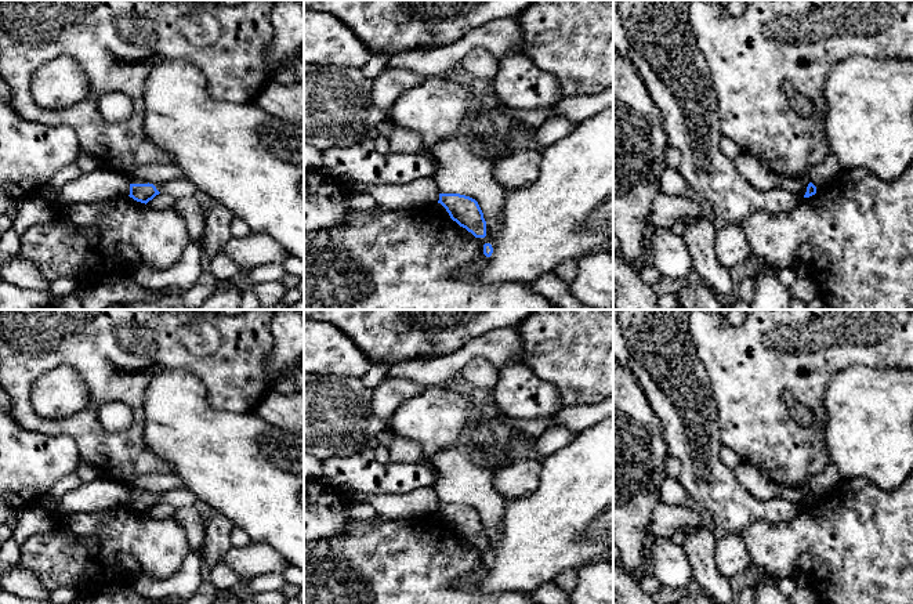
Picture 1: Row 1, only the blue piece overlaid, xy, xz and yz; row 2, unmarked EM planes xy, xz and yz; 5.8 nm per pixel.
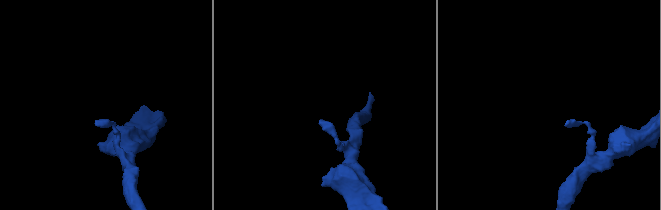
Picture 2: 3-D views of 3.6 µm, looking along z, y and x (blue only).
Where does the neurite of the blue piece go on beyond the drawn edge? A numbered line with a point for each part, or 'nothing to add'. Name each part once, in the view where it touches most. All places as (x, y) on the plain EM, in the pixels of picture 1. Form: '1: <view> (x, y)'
nothing to add

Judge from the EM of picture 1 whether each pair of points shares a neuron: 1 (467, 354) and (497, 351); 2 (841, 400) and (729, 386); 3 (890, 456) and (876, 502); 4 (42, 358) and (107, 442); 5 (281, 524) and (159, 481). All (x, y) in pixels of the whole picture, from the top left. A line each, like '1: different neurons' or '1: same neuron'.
1: same neuron
2: different neurons
3: different neurons
4: same neuron
5: different neurons

